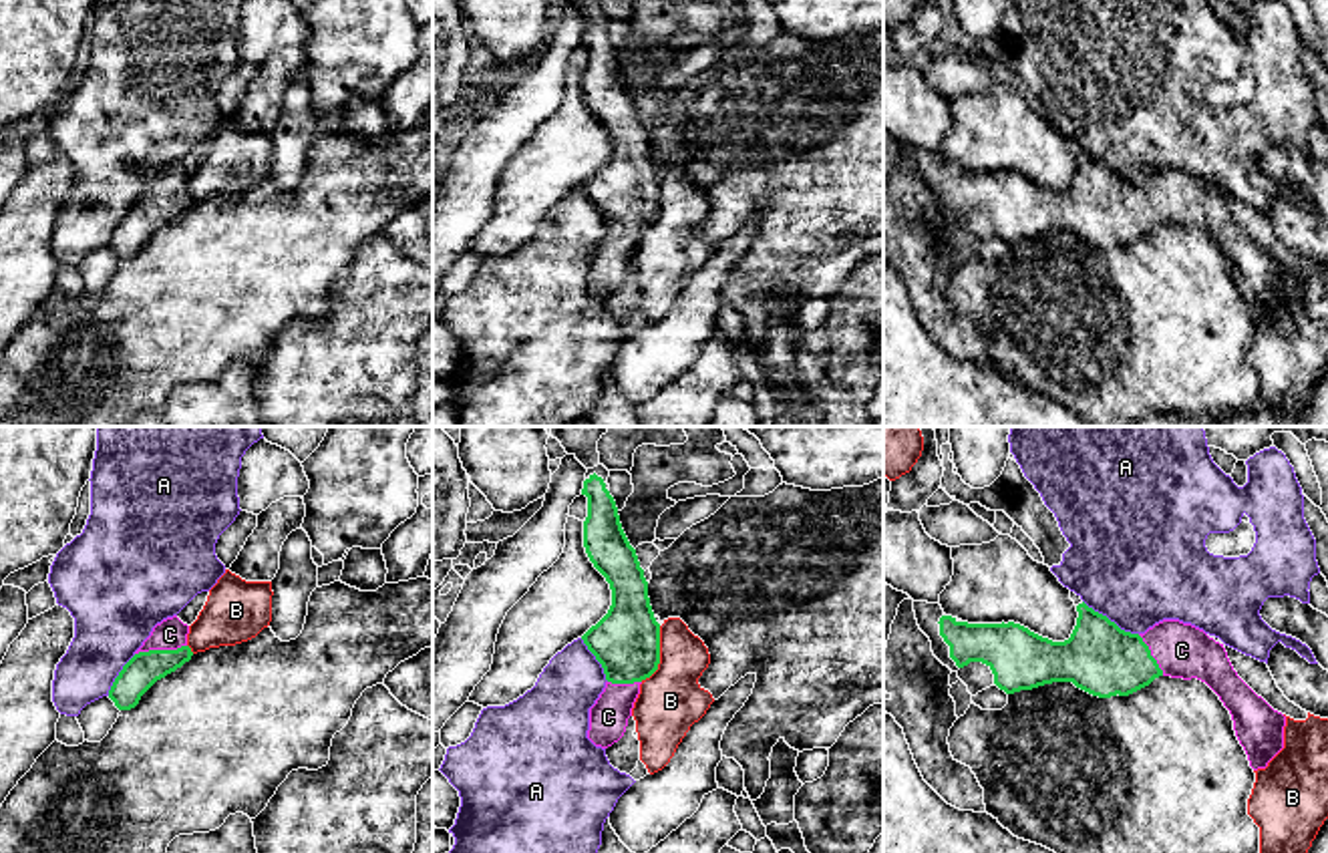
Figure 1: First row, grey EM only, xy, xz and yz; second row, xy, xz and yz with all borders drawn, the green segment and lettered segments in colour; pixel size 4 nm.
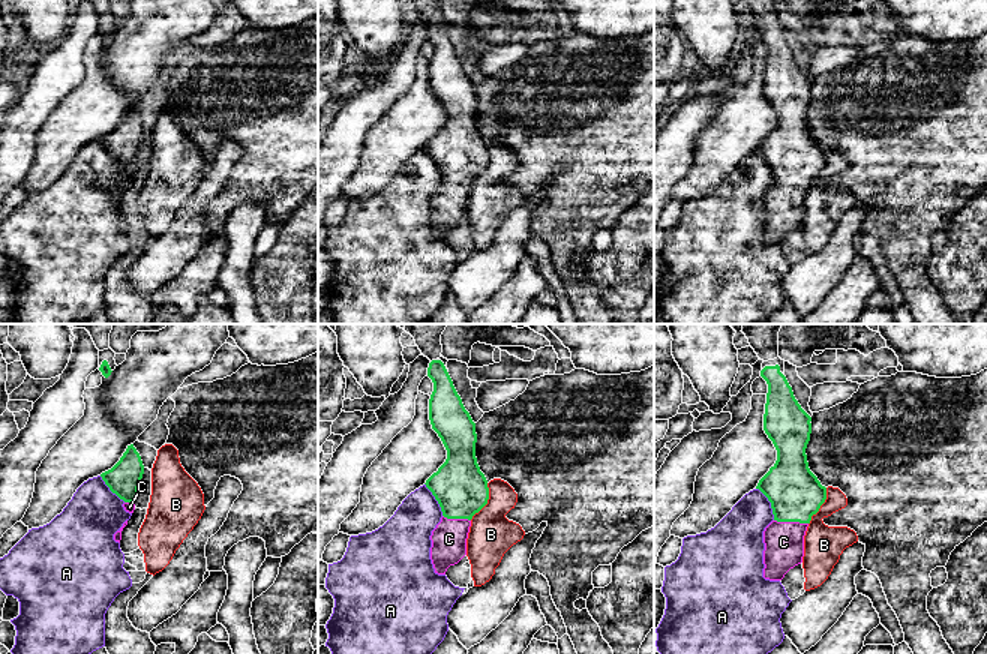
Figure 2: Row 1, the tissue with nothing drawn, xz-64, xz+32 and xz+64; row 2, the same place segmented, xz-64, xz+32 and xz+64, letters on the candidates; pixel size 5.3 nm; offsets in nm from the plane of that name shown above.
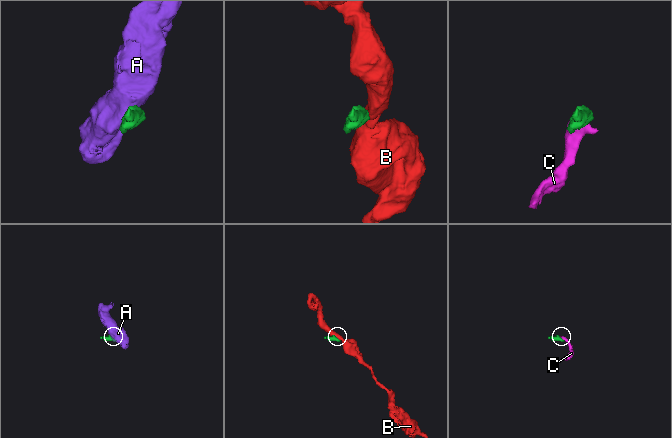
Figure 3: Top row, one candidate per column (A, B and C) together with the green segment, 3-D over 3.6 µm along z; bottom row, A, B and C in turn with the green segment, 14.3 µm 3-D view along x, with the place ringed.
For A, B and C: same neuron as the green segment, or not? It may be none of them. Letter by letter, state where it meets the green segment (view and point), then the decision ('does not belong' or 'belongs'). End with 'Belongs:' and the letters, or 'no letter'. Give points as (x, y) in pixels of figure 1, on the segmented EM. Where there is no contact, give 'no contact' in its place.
A: contact yz (1109, 620); does not belong
B: contact xz (658, 656); does not belong
C: contact xy (159, 650); belongs
Belongs: C

